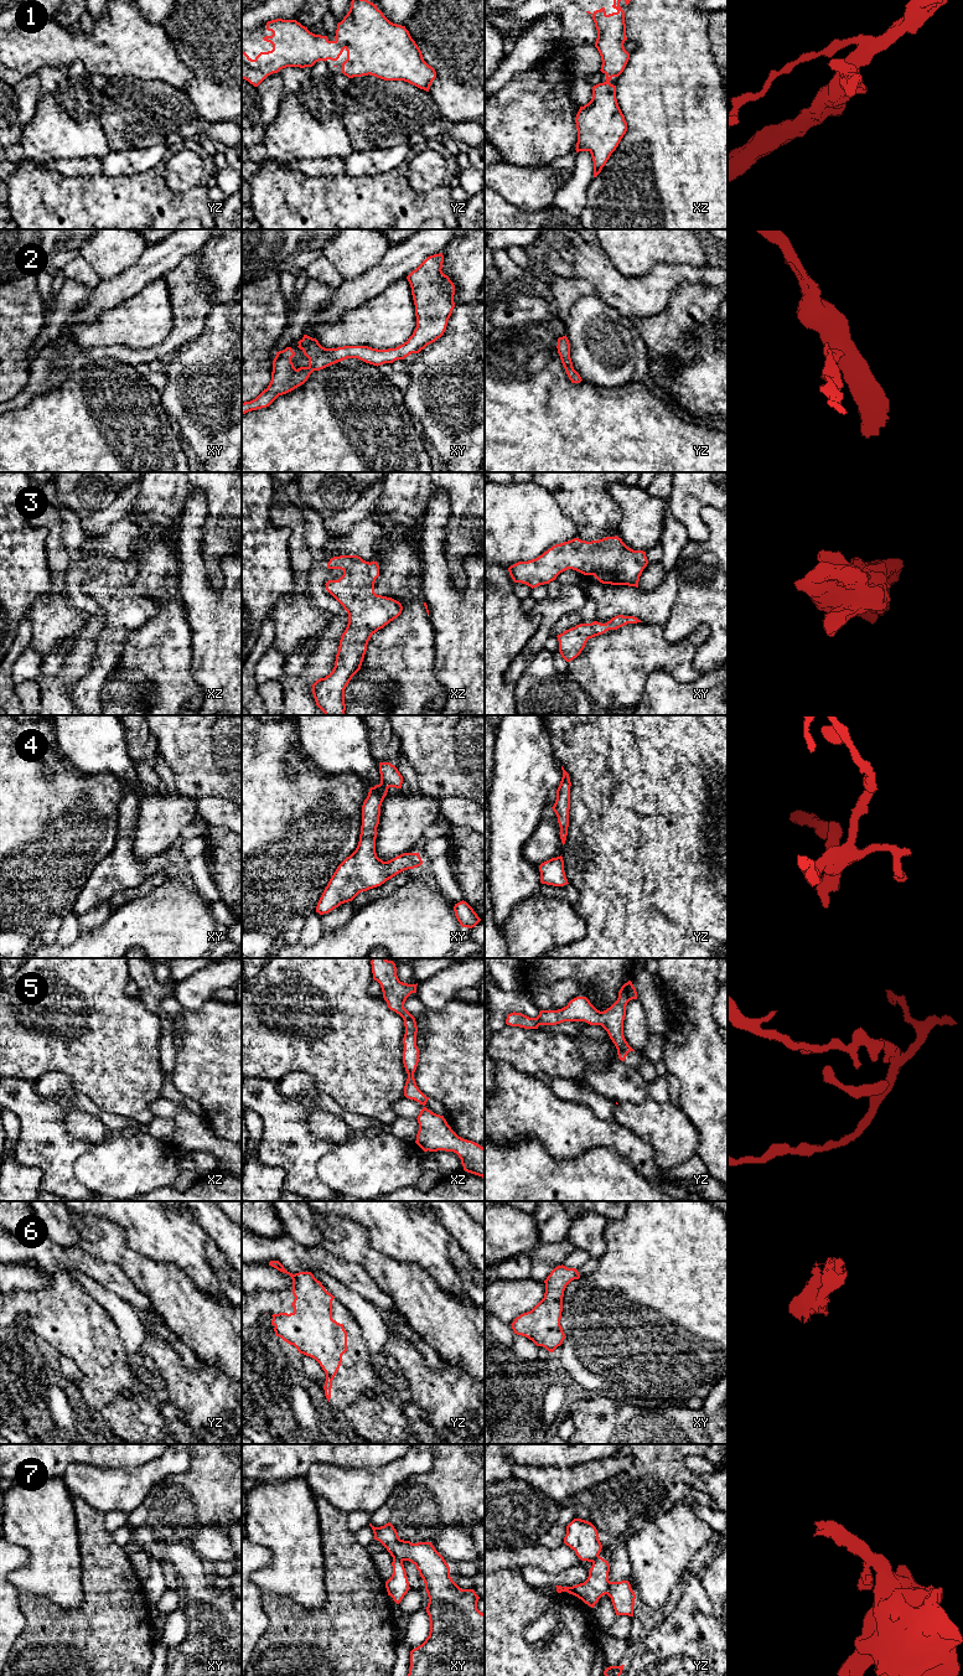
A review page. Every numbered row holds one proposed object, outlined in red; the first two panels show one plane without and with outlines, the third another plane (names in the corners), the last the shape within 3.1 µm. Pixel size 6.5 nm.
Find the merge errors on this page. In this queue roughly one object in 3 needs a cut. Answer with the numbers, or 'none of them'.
7

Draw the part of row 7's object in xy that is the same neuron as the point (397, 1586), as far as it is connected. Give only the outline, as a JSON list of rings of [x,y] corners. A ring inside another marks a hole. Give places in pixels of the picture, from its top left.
[[[393,1558],[392,1566],[393,1574],[385,1582],[385,1588],[388,1595],[390,1595],[397,1604],[399,1604],[410,1587],[403,1562],[398,1558]]]

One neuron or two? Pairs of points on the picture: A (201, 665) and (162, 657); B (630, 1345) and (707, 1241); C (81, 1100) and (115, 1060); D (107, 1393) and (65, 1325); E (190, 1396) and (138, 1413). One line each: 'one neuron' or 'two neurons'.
A: two neurons
B: one neuron
C: two neurons
D: one neuron
E: two neurons

